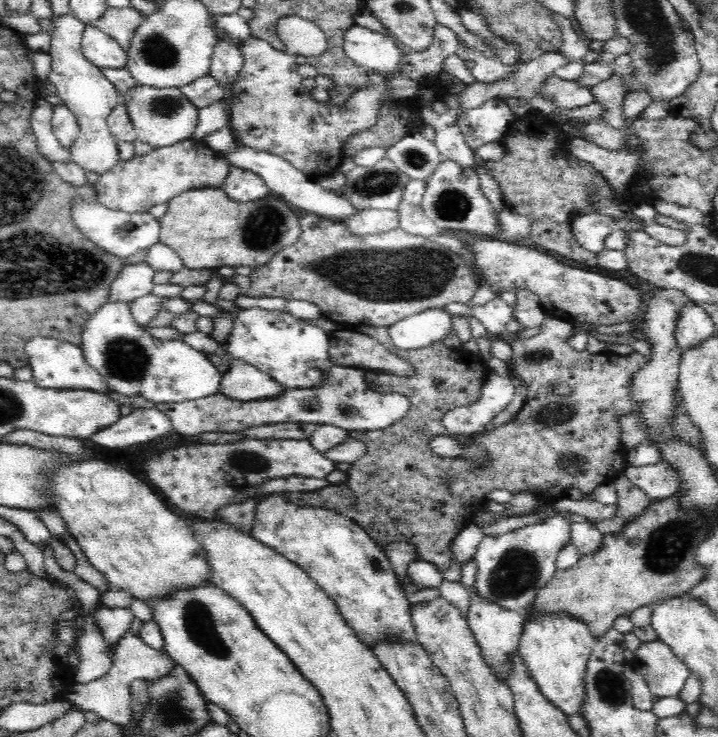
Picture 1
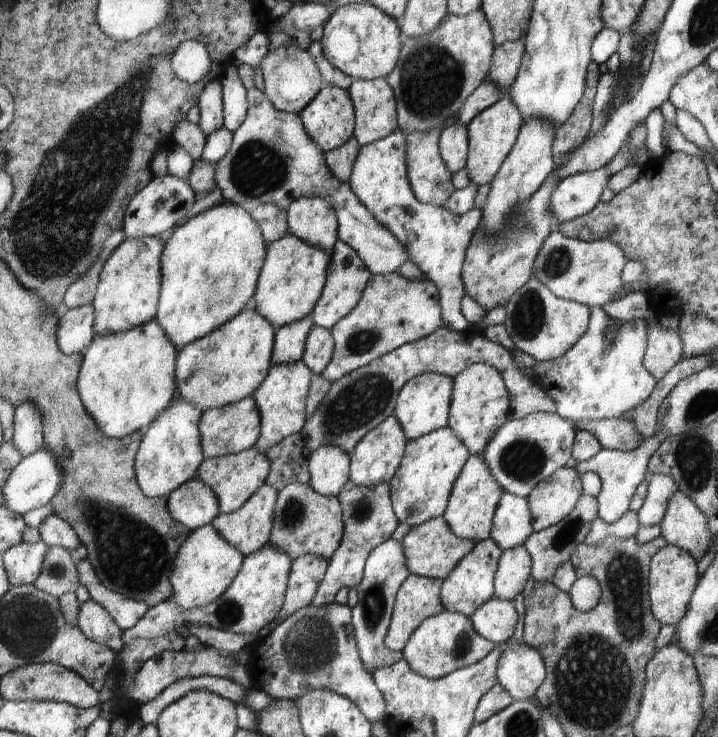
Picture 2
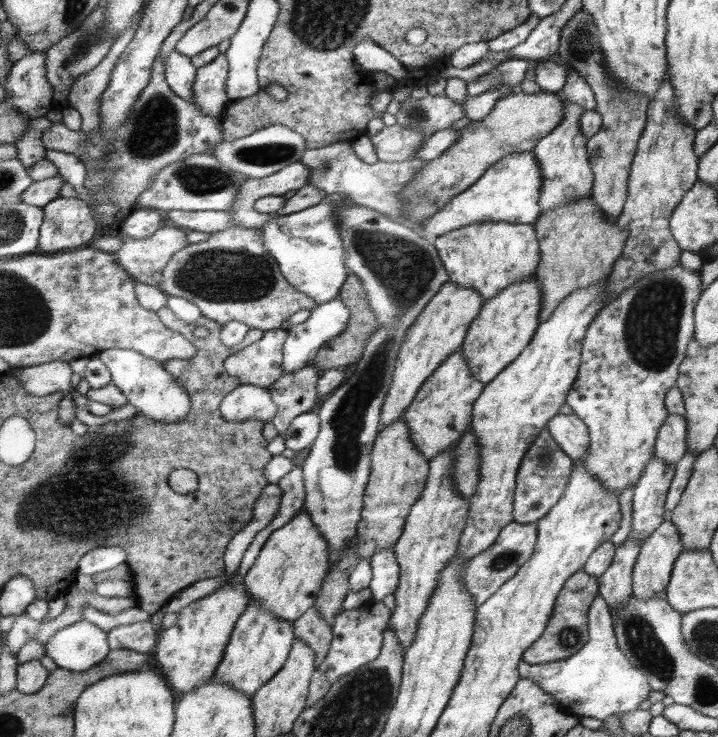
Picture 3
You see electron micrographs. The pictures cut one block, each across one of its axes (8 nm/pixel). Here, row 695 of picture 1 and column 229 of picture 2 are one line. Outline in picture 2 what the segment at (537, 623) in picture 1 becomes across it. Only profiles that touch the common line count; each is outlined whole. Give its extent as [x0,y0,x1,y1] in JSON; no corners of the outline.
[170,524,245,610]

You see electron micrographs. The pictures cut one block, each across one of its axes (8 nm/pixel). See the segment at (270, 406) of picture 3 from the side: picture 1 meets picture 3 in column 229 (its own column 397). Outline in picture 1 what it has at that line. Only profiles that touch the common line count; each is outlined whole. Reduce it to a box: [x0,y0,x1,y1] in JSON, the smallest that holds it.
[156,365,410,434]

